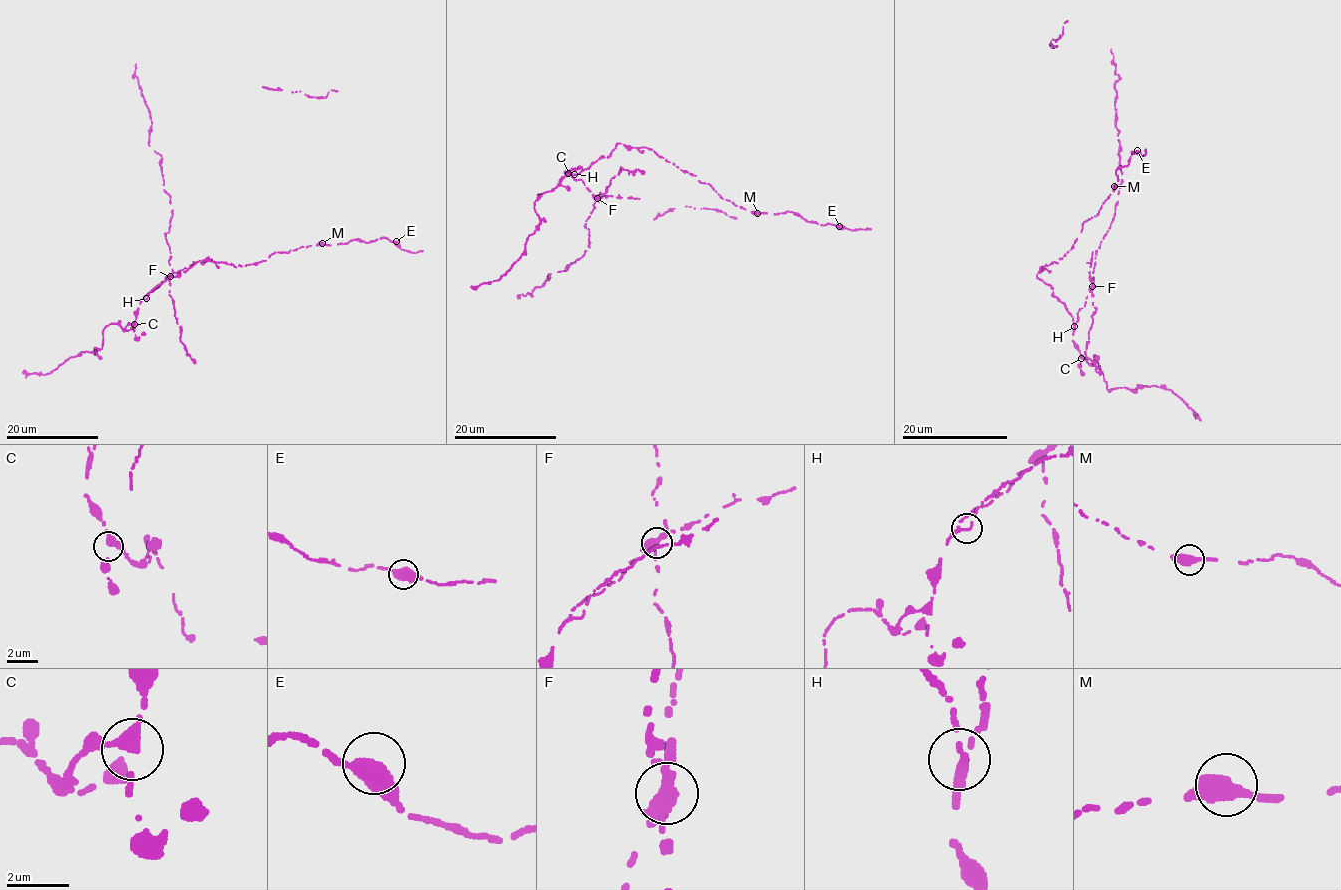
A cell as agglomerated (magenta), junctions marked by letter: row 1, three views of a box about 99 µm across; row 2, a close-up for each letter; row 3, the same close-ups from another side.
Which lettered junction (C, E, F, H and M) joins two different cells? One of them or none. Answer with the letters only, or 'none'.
F

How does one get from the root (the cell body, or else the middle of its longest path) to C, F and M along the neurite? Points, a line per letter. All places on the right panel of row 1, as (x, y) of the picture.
C: (1075, 326), (1072, 341), (1081, 358)
F: (1075, 326), (1078, 311), (1084, 306), (1092, 286)
M: (1075, 326), (1072, 316), (1053, 295), (1053, 289), (1036, 274), (1063, 258), (1084, 222), (1096, 215), (1114, 186)

